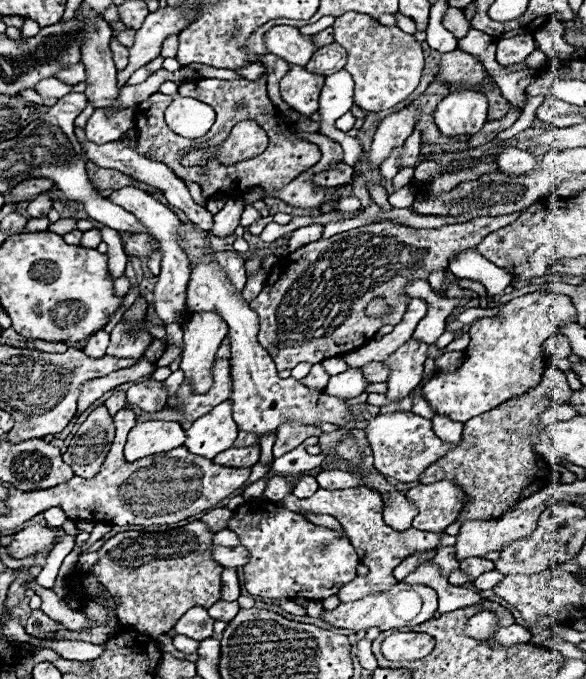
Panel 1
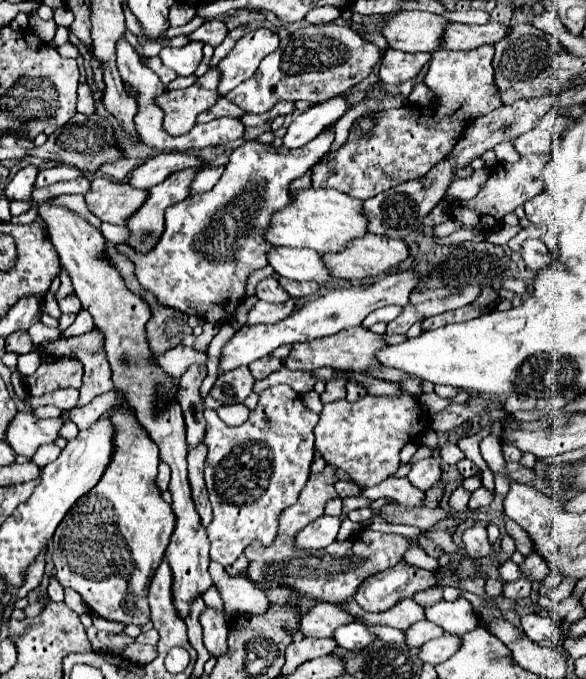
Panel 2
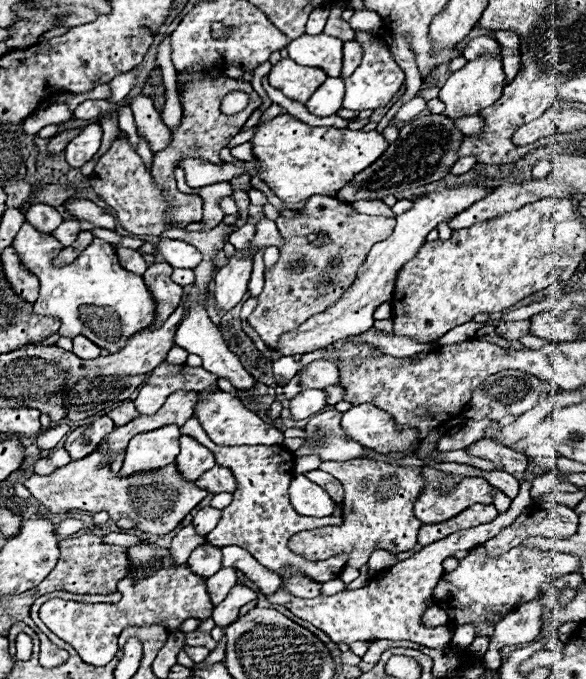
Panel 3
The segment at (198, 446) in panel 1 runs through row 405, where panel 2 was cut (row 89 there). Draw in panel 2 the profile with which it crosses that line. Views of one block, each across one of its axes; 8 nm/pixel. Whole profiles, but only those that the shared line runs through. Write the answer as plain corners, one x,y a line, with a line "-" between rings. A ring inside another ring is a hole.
258,28
240,38
234,50
218,64
220,66
220,96
226,96
240,82
248,80
260,66
262,58
276,52
280,46
278,34
270,28

